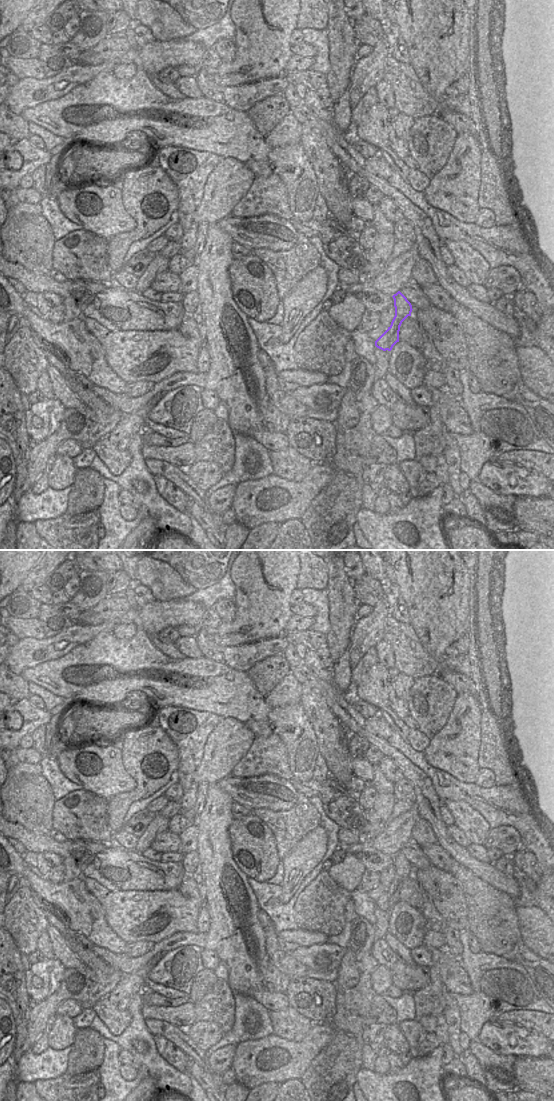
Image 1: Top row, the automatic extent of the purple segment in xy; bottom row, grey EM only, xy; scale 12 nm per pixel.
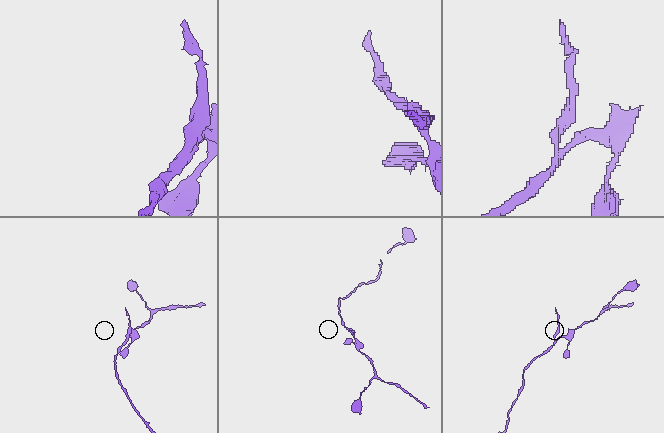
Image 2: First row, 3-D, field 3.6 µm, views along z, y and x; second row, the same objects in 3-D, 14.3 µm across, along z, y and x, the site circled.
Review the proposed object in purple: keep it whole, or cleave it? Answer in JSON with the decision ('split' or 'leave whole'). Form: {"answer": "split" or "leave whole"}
{"answer": "split"}

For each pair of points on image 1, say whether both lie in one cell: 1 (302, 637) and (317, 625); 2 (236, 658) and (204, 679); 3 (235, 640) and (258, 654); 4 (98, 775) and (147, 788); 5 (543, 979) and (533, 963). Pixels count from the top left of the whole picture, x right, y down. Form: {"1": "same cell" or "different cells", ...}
{"1": "different cells", "2": "different cells", "3": "different cells", "4": "different cells", "5": "same cell"}

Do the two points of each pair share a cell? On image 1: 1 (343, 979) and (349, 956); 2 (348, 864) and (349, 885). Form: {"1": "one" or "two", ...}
{"1": "one", "2": "one"}

